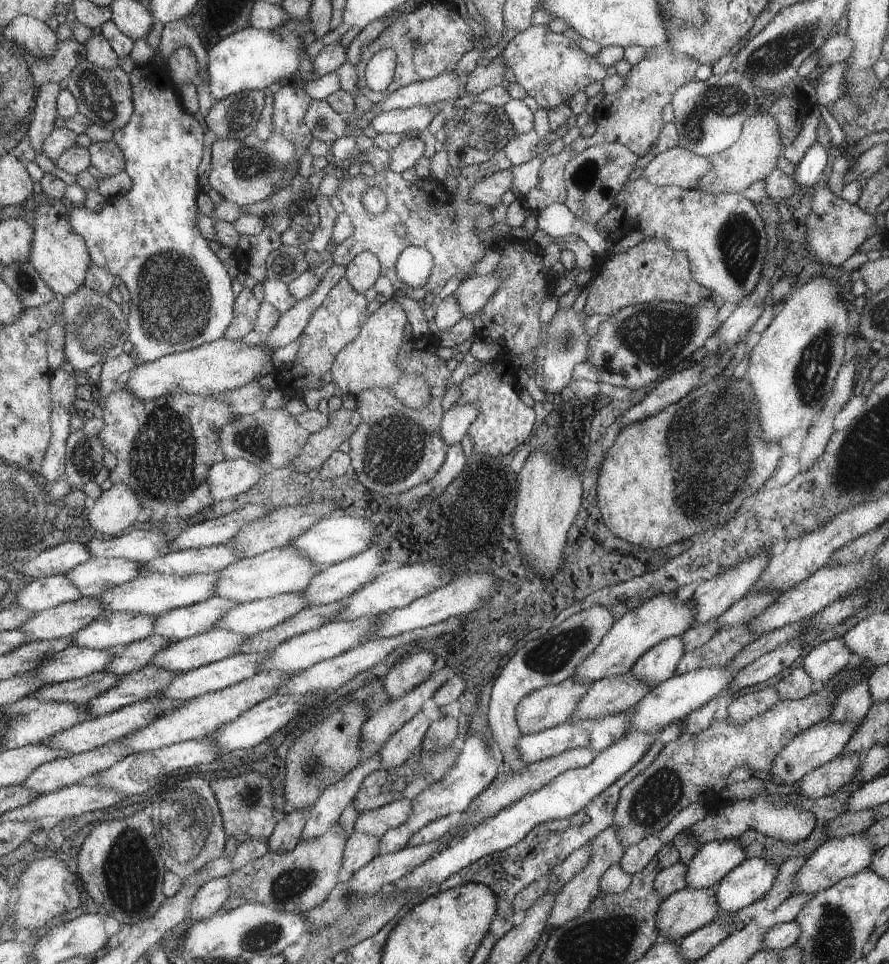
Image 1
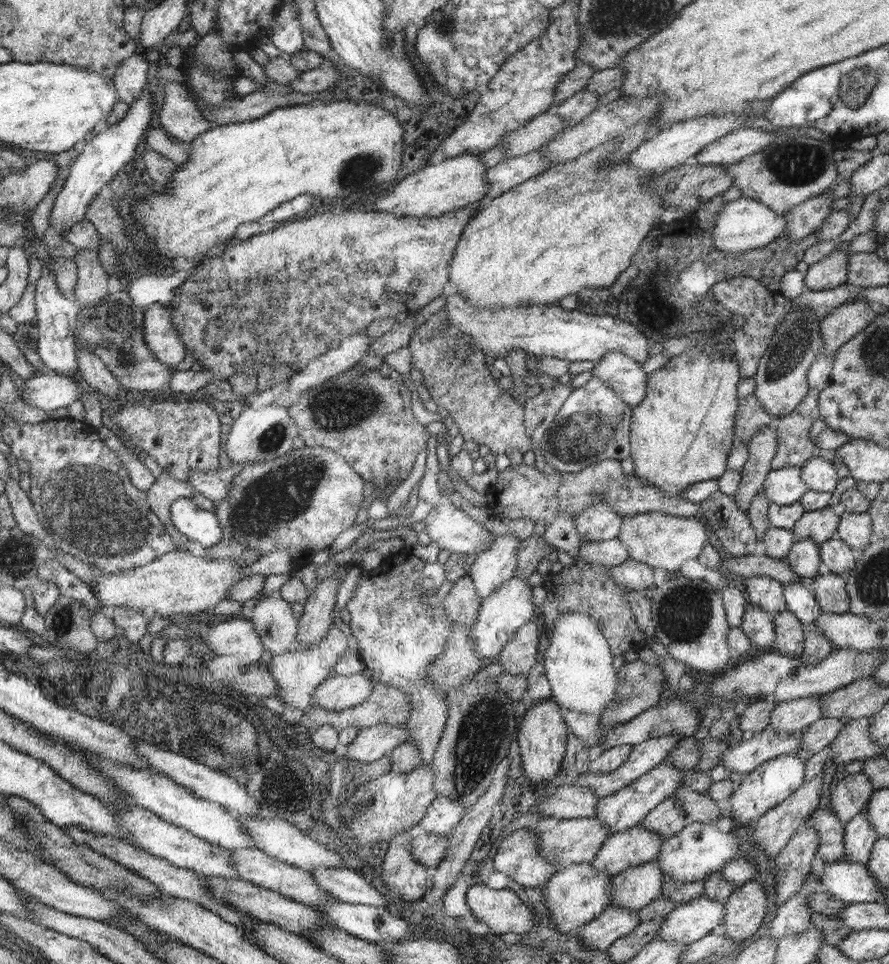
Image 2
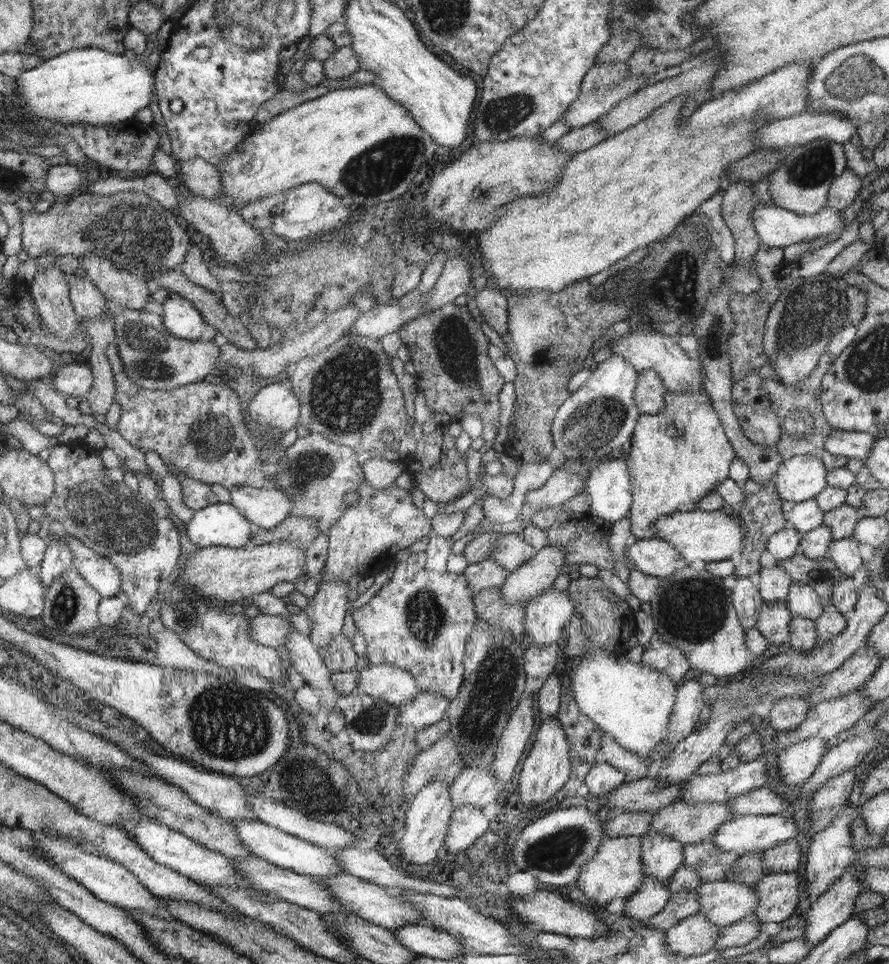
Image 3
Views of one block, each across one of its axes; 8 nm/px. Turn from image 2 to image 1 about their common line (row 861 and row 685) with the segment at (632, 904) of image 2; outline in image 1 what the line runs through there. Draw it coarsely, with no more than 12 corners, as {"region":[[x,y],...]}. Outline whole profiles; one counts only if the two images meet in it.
{"region":[[681,638],[650,648],[630,672],[654,688],[675,674],[685,654]]}

